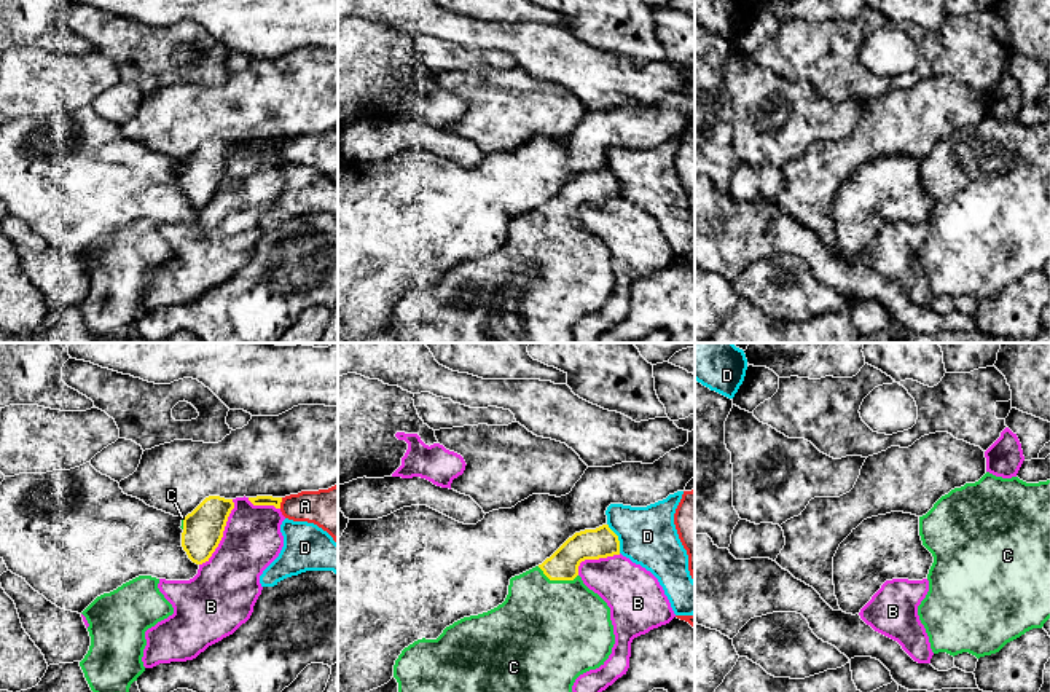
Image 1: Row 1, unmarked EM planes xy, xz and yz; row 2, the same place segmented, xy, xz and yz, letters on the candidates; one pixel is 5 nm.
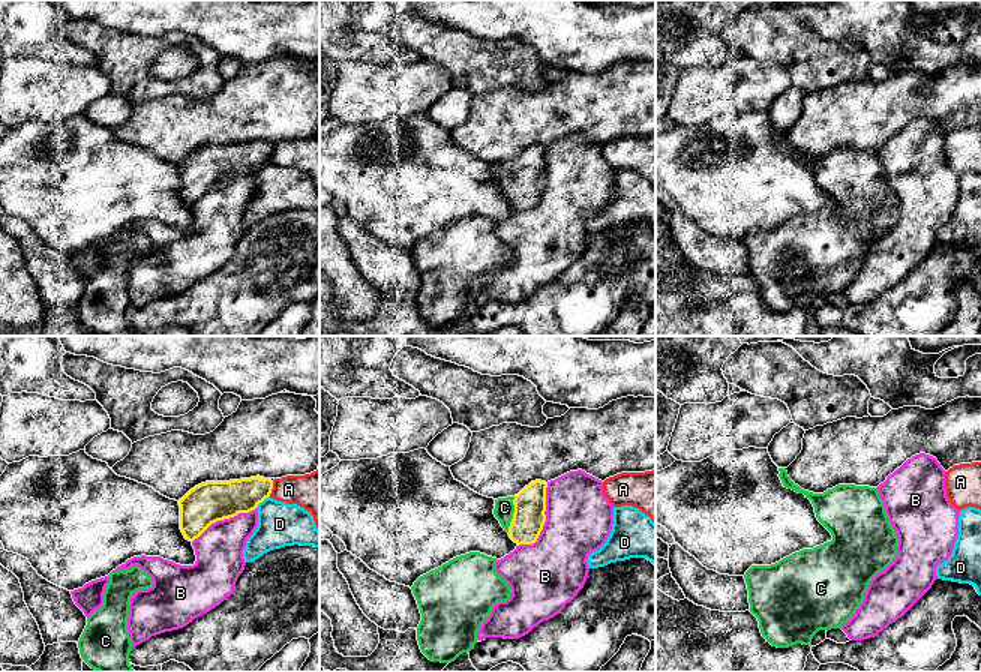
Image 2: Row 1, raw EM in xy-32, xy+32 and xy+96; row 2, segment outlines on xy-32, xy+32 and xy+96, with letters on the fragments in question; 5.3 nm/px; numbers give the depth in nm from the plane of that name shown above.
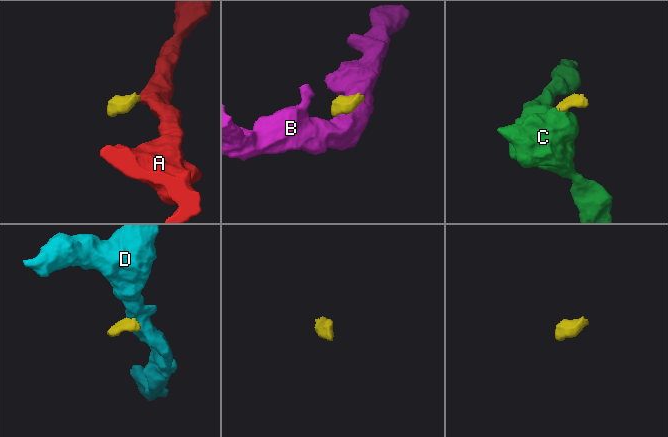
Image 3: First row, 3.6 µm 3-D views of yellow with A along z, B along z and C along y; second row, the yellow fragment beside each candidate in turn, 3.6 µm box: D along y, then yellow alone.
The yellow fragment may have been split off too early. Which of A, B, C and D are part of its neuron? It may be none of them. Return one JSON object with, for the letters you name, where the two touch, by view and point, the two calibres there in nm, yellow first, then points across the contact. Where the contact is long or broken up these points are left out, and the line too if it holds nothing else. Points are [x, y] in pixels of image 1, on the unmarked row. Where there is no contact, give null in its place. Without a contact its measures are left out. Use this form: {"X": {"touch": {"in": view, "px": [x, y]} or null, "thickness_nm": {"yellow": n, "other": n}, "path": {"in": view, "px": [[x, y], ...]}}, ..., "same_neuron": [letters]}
{"C": {"touch": {"in": "xz", "px": [558, 222]}, "thickness_nm": {"yellow": 160, "other": 500}, "path": {"in": "xz", "px": [[591, 187], [558, 222], [553, 231], [553, 271]]}}, "same_neuron": ["C"]}

